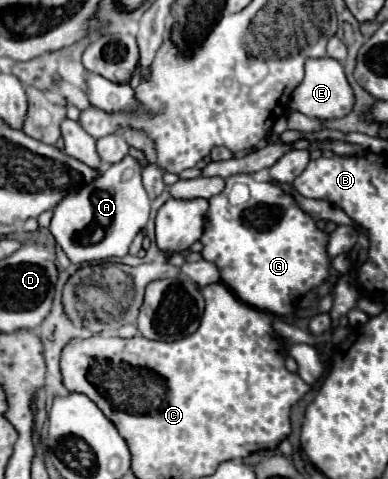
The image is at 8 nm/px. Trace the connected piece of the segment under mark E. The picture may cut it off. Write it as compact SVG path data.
M328 56L318 58L318 60L308 60L304 80L292 92L290 108L306 114L310 118L334 120L334 118L344 118L352 110L352 106L354 106L354 92L346 80L342 64L334 58L328 58Z

